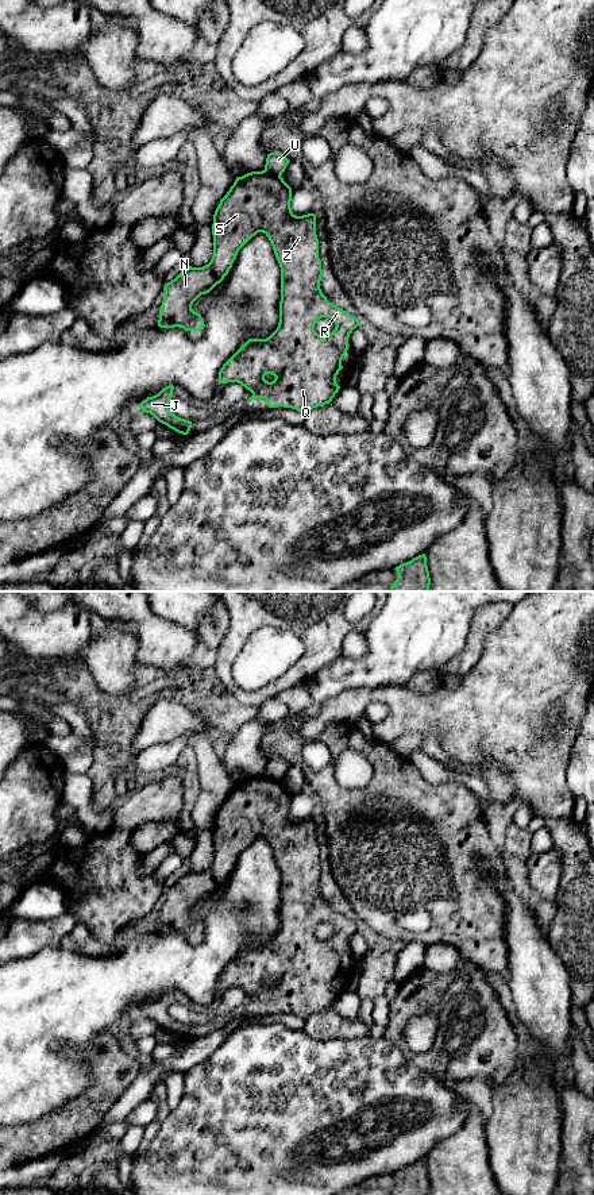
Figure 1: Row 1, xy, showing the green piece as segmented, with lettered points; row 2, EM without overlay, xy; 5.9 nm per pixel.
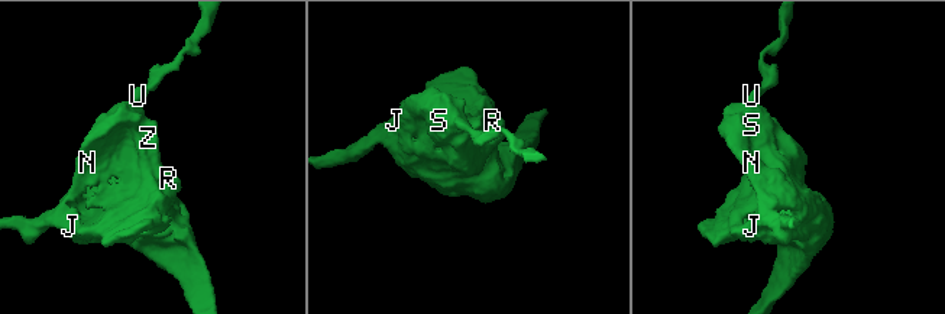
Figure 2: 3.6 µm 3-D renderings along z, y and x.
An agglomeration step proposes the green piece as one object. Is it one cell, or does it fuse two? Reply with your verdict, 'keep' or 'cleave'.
cleave

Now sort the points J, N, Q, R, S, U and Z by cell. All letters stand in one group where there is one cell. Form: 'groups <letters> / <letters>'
groups J N Q R S Z / U

